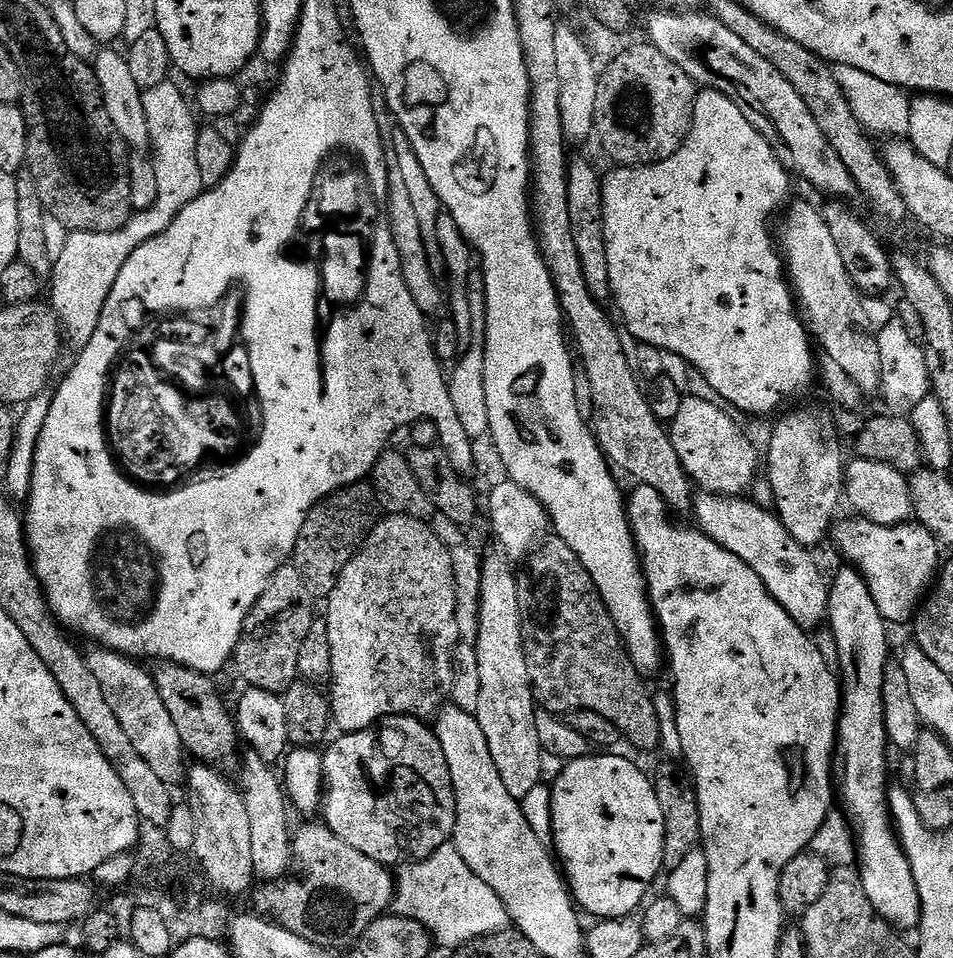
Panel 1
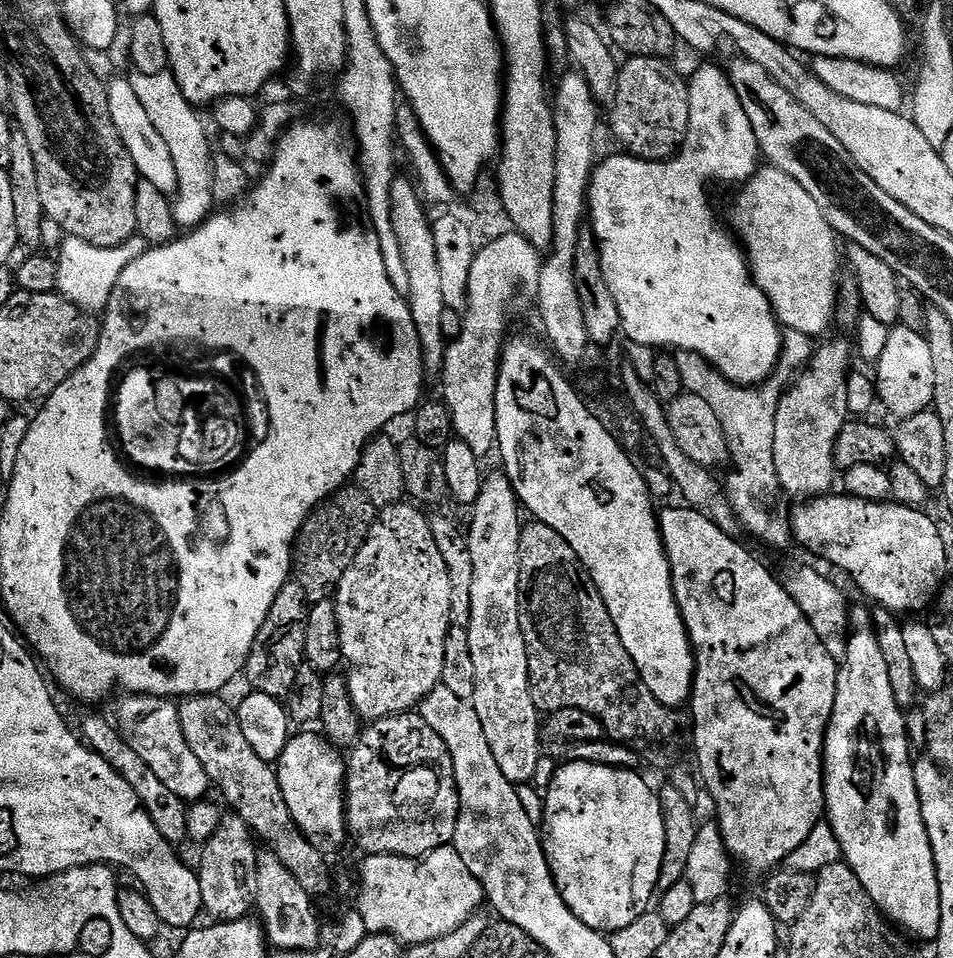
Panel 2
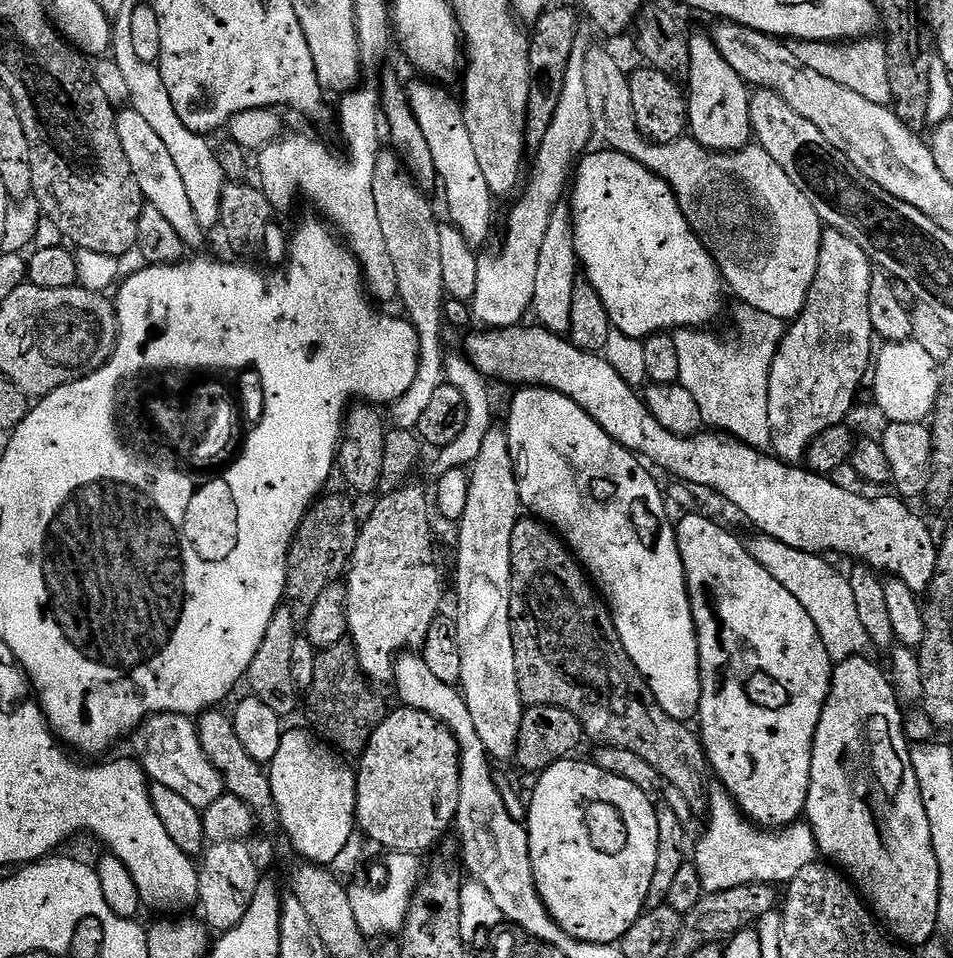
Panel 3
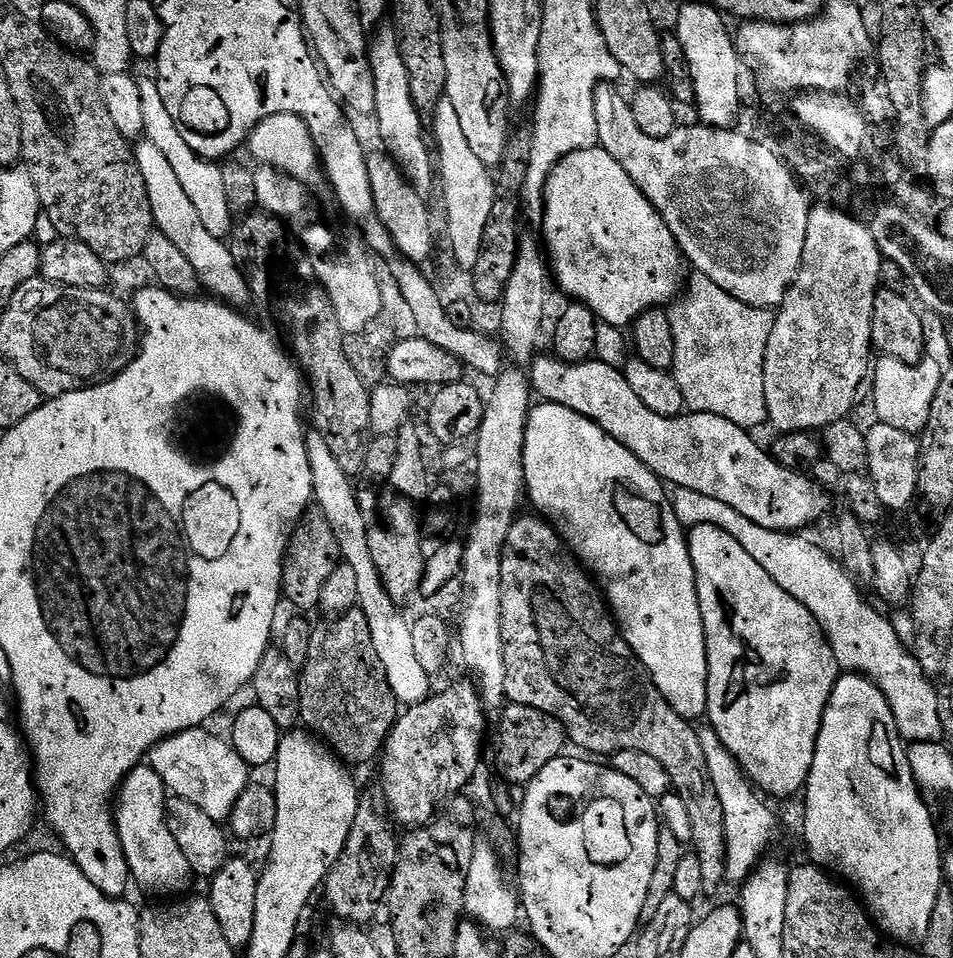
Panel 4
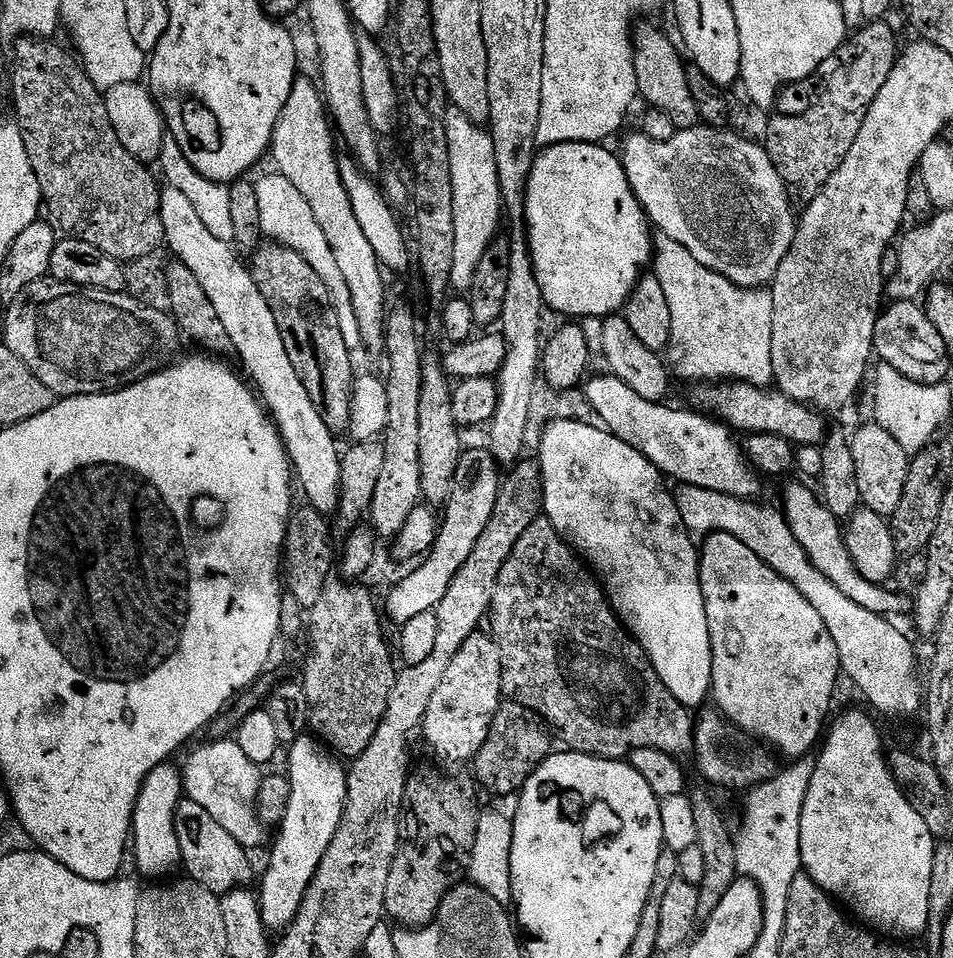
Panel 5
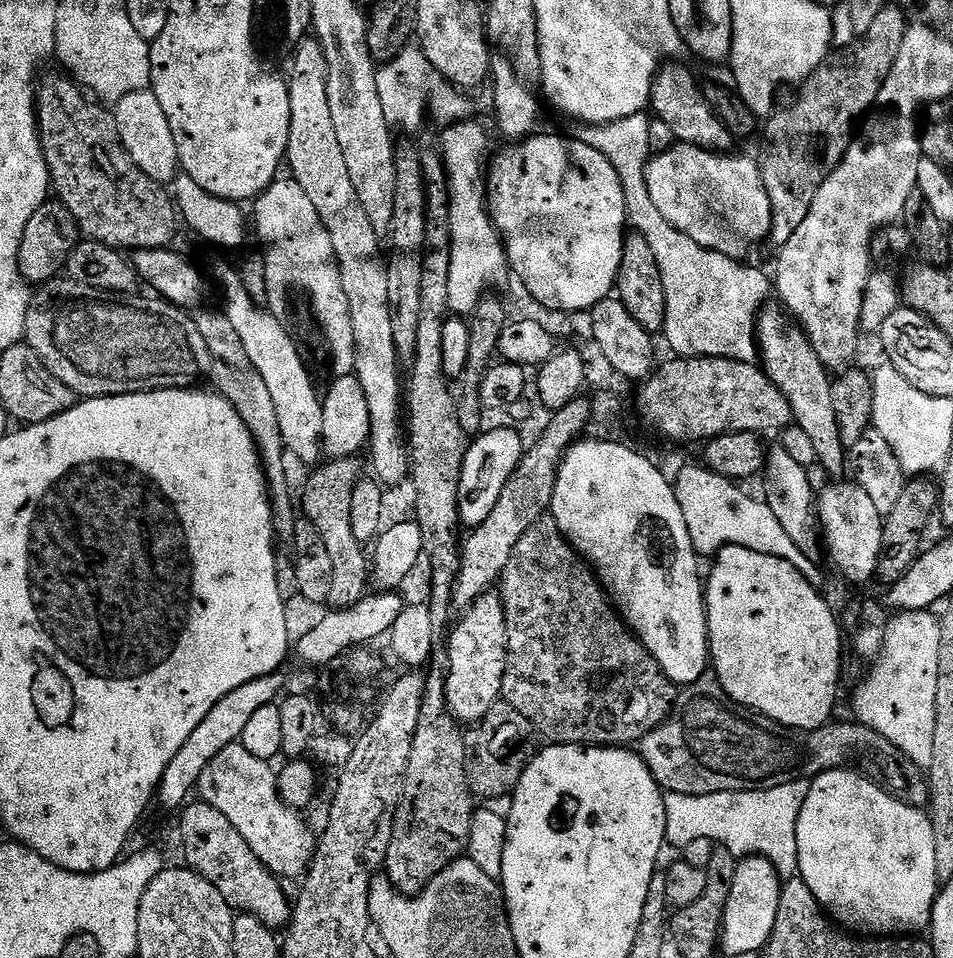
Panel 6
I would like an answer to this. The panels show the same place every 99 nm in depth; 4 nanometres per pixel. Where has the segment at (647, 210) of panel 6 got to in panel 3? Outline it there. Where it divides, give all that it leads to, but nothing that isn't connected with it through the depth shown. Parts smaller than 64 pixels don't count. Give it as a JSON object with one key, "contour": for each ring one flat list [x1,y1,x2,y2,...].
{"contour":[[737,305,734,314,734,332,718,336,707,329,680,328,672,335,678,355,679,385,690,391,698,402,701,421,711,429,761,450,771,445,769,420,769,371,786,331,785,321,774,318,748,305]]}

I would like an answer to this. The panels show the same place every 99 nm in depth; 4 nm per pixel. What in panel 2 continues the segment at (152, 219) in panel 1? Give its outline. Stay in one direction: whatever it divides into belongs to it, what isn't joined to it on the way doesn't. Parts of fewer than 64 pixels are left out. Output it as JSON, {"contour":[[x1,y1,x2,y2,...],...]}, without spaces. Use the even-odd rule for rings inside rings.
{"contour":[[171,71,158,74,142,74,136,72,131,77,134,94,138,94,138,102,146,110,150,122,154,122,154,130,162,136,166,150,170,150,170,158,176,171,174,199,171,201,172,216,181,229,191,230,201,223,213,211,212,198,212,162,208,156,208,136,204,133,204,124,200,121,197,109,182,94,178,82],[73,236,63,241,58,255,58,280,56,292,69,300,74,306,78,306,85,314,100,314,108,307,108,299,112,297,114,286,118,286,118,278,130,262,134,262,137,253,130,250,128,244,119,244,109,248,90,246,90,242,82,242]]}

